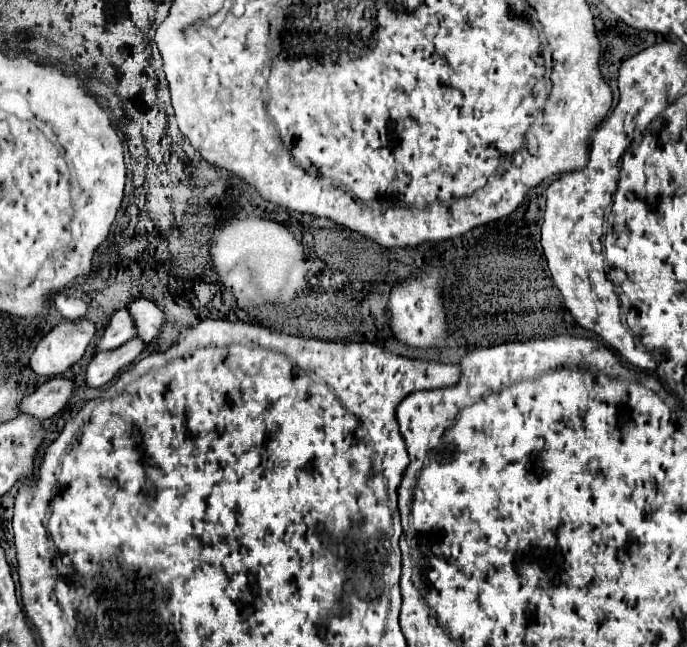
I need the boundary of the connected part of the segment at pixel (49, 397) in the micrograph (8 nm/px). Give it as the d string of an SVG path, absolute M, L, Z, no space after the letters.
M60 376L50 378L20 402L20 412L42 420L54 418L68 406L68 402L74 396L74 390L76 390L74 380L60 378Z

